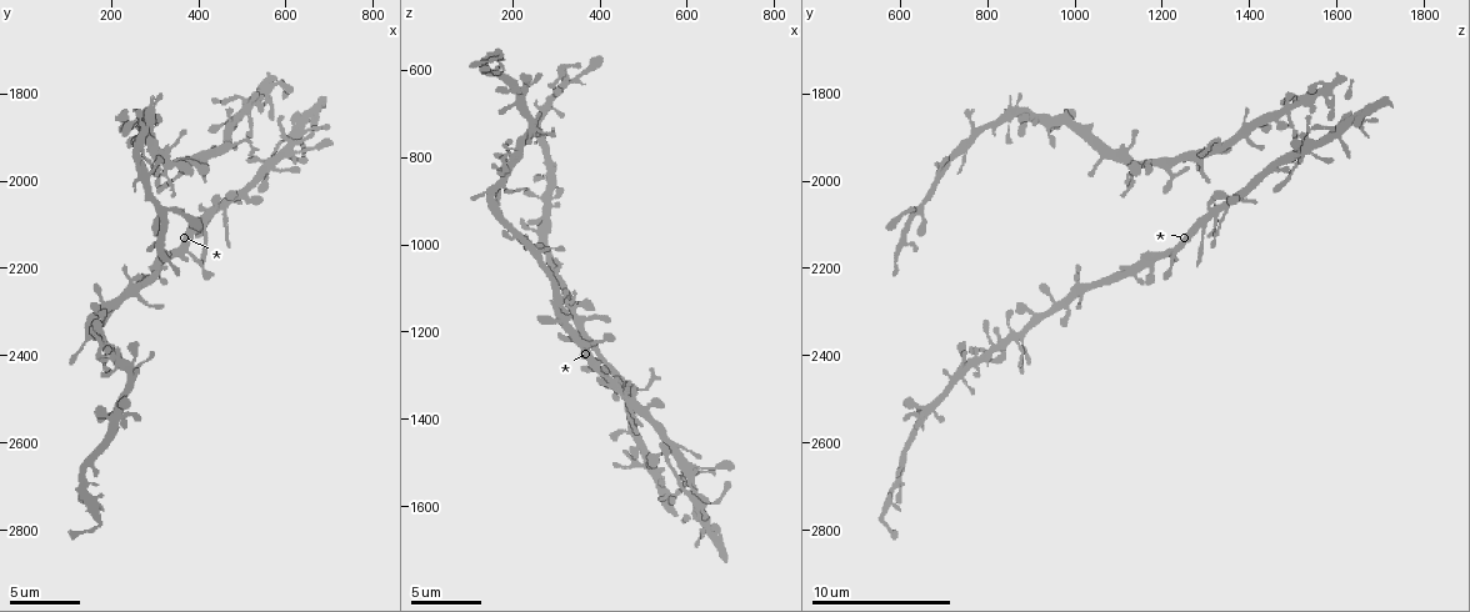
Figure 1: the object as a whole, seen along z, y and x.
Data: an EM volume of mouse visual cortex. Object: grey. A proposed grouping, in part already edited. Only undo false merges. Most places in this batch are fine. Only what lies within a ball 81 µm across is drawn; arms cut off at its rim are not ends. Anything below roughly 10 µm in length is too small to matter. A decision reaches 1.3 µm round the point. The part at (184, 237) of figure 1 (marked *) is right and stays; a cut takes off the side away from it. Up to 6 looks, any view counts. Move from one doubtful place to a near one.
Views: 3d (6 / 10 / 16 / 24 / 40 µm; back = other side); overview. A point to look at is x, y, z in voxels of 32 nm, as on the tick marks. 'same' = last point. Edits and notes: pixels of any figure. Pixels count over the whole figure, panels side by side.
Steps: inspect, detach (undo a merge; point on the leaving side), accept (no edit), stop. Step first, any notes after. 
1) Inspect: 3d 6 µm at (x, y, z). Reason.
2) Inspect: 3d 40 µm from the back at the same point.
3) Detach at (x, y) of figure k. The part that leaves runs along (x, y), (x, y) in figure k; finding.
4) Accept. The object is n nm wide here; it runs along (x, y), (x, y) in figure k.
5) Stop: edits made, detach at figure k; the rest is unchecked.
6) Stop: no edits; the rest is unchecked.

Inspect: 3d 10 µm at (440, 2060, 1330). Branch point.

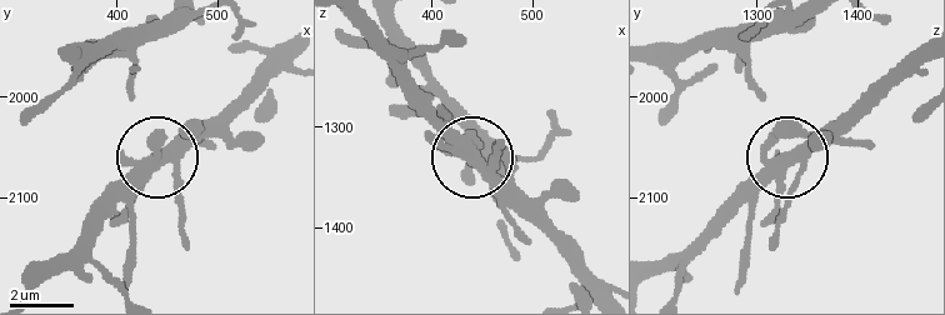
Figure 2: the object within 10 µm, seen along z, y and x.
Accept. The object is 390 nm wide here; it runs along (709, 228), (841, 118) in figure 2; one neuron here.

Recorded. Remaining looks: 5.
Inspect: 3d 10 µm at (430, 1935, 1285).

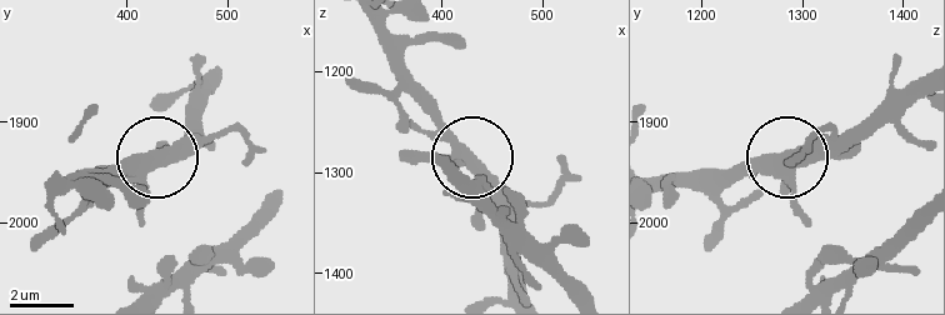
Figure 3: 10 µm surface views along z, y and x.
Accept. 3 arms meet here; continuous, no second neuron.

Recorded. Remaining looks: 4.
Inspect: 3d 6 µm at (235, 2435, 750). Thick turns thin.

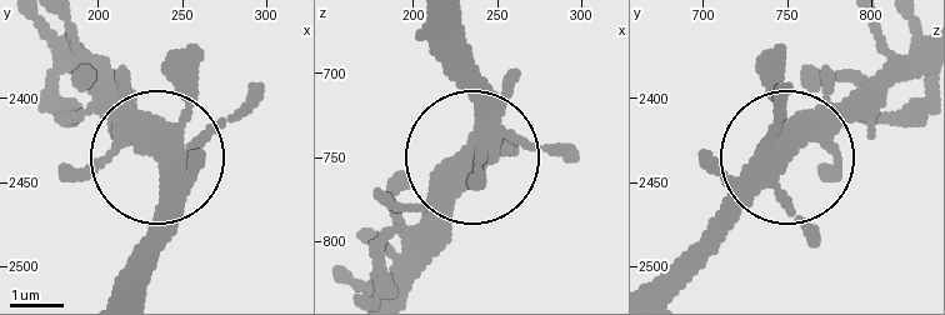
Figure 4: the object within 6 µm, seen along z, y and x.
Inspect: 3d 6 µm from the back at (236, 2428, 752).

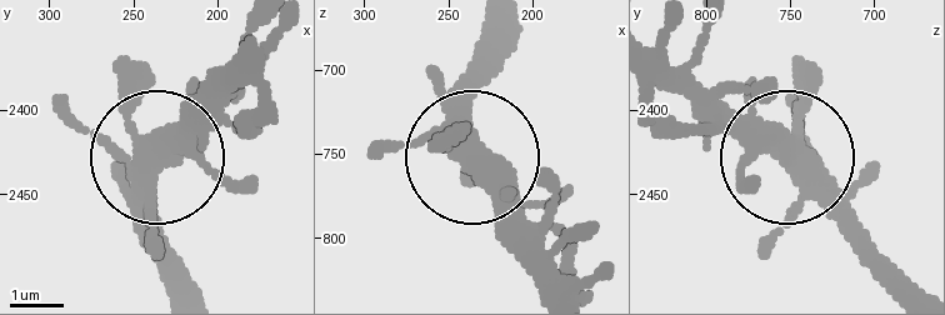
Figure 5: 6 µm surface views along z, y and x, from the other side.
Accept. It runs along (663, 60), (744, 114), (873, 243) in figure 5; one neuron here.

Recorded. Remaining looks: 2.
Stop: no edits; the rest is unchecked.

